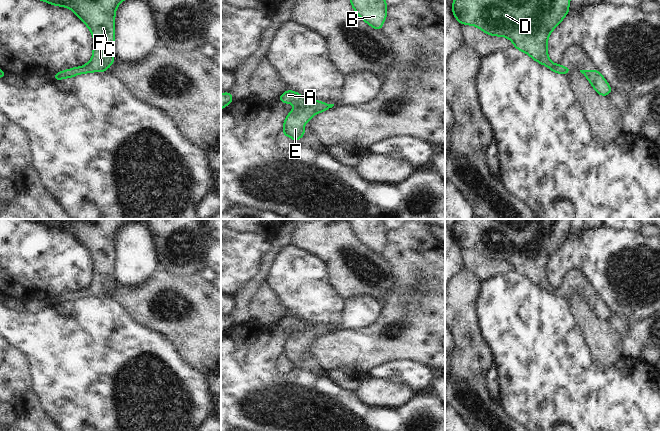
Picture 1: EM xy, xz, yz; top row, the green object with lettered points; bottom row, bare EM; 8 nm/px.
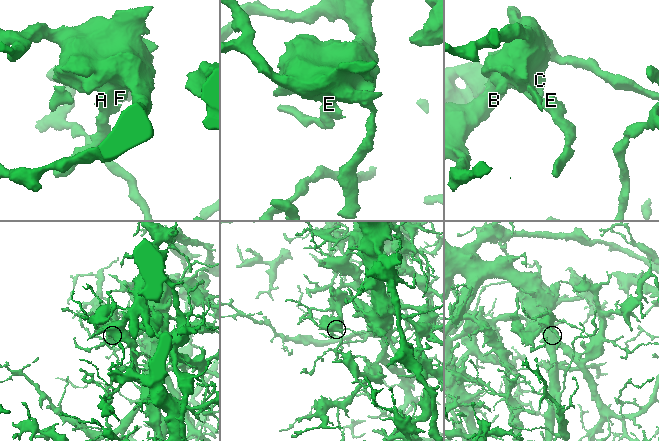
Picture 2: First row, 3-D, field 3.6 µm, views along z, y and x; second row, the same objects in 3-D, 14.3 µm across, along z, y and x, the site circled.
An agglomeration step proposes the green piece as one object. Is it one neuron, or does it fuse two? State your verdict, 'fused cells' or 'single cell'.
single cell

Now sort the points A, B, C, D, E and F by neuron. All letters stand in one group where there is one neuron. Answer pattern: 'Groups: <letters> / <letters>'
Groups: A B C D E F.

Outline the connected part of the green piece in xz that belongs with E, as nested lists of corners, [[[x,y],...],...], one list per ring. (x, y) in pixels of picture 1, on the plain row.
[[[285,314],[278,324],[282,327],[290,327],[295,330],[285,341],[283,347],[283,360],[291,361],[294,367],[299,362],[302,362],[307,355],[303,351],[306,346],[310,346],[315,338],[324,336],[334,330],[334,328],[327,328],[319,324],[302,321],[301,318],[292,314]]]

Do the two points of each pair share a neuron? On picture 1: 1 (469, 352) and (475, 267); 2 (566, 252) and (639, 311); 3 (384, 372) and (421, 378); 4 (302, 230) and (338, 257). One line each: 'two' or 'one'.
1: two
2: one
3: one
4: one

